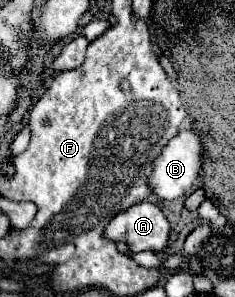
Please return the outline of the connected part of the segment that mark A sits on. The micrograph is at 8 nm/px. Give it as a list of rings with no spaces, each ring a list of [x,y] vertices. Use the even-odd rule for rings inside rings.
[[[140,201],[126,211],[120,211],[104,229],[104,237],[118,243],[126,243],[134,253],[156,251],[160,253],[168,245],[170,223],[150,201]]]

